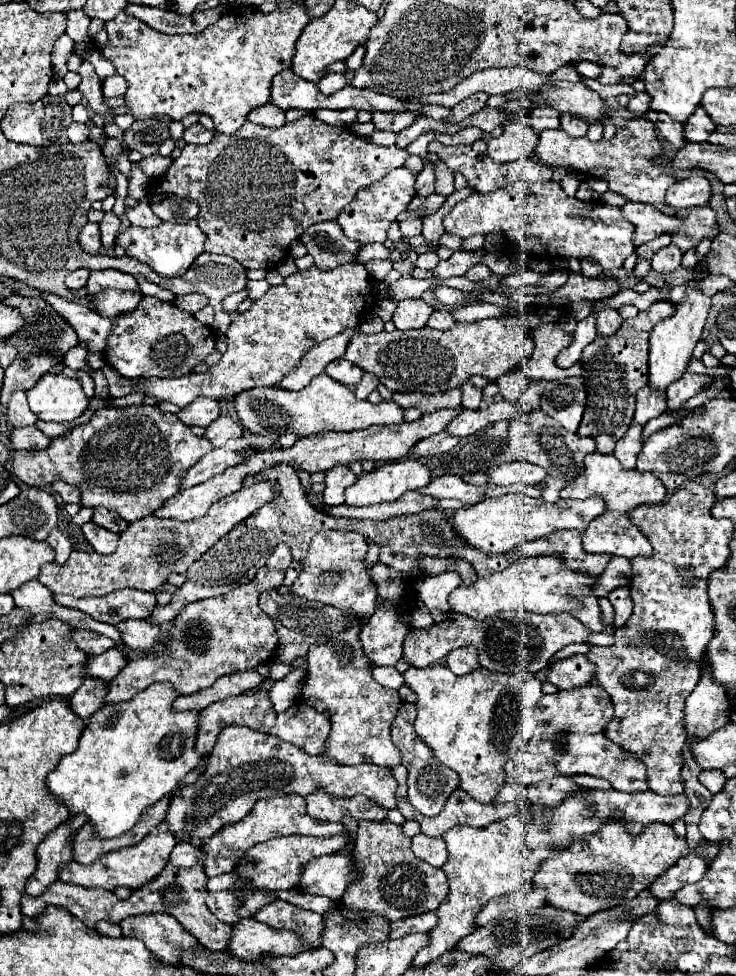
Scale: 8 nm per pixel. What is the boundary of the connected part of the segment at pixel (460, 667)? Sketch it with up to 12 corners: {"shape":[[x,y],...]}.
{"shape":[[464,646],[448,652],[446,664],[458,676],[474,672],[478,650]]}

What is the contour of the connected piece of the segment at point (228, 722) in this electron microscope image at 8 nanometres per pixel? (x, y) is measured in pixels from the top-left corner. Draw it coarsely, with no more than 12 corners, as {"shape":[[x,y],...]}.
{"shape":[[266,690],[226,698],[200,712],[198,752],[208,756],[232,724],[270,732]]}

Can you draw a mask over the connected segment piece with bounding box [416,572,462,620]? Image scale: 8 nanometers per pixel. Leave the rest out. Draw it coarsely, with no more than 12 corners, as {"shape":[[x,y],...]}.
{"shape":[[456,572],[422,578],[416,596],[432,618],[450,614],[448,594],[460,586]]}

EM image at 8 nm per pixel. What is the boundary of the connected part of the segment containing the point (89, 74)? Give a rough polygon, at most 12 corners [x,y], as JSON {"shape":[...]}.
{"shape":[[83,62],[78,90],[104,122],[114,122],[110,108],[102,102],[102,84],[93,66]]}

